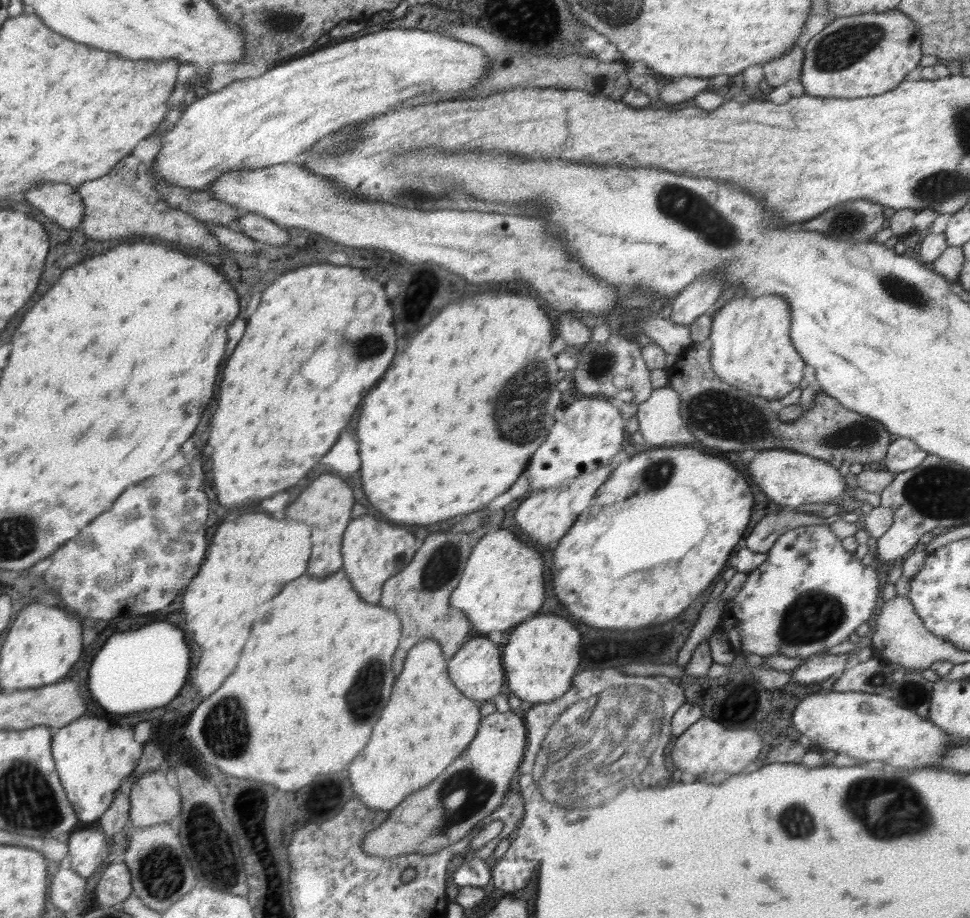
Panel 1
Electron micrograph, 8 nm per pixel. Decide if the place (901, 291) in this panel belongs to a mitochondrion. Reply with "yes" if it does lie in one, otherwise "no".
yes

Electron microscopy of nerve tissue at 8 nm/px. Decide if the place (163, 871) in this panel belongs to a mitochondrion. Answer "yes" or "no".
yes

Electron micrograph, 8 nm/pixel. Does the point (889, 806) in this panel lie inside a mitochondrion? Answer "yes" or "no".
yes

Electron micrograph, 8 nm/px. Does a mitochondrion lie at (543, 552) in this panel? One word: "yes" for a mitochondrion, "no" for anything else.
no

